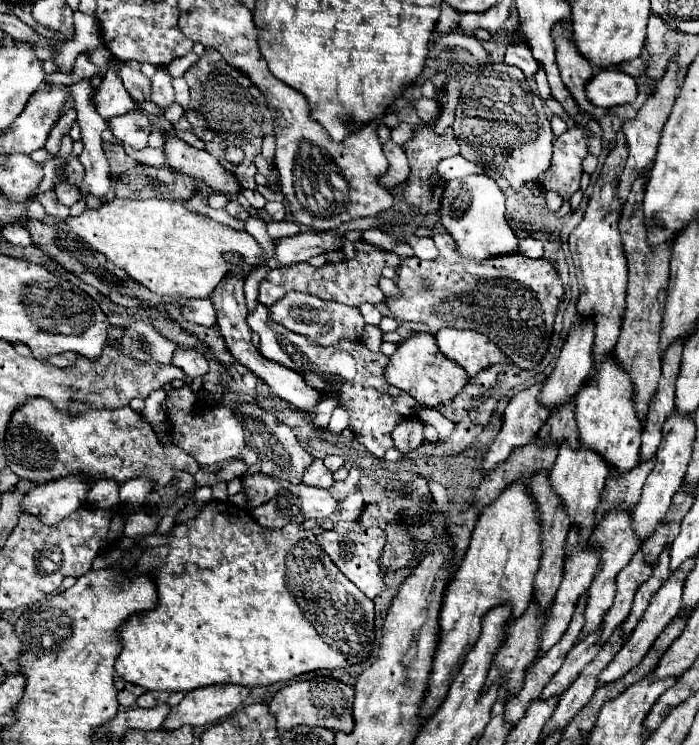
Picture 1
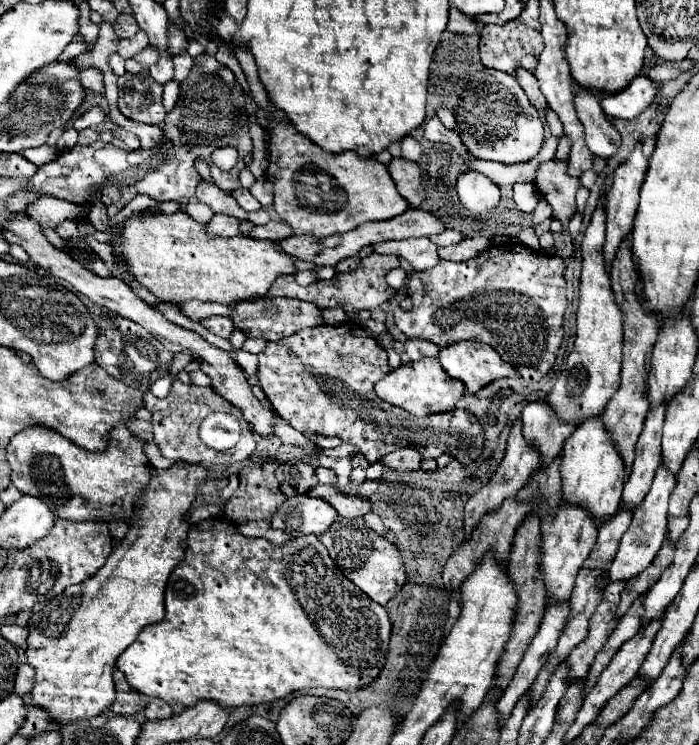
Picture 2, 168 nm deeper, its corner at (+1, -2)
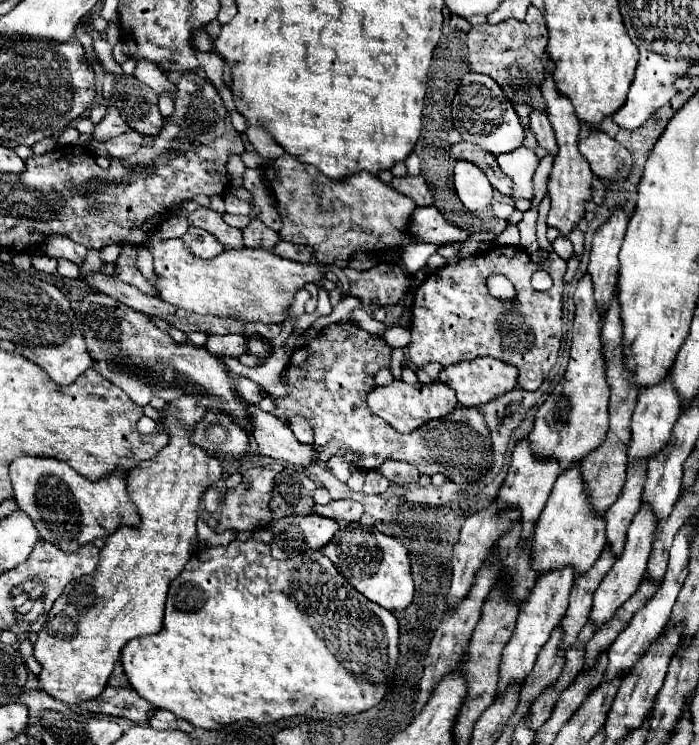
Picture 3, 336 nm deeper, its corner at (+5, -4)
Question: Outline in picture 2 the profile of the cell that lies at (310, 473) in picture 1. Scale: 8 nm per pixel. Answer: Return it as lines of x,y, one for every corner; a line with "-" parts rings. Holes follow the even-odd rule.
317,485
315,489
309,491
309,495
311,495
311,497
319,497
319,499
331,503
331,507
335,507
341,517
351,517
351,519
355,519
355,517
363,517
365,513
371,511
369,499
359,497
359,495
341,493
341,491
335,489
335,487

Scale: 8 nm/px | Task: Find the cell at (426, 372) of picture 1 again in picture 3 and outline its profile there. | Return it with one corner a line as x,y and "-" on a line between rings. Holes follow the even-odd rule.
399,379
399,381
393,381
391,385
375,387
367,395
367,403
375,415
379,415
387,423
391,423
395,429
409,433
431,419
439,419
439,417
451,413
457,407
457,397
455,397
455,391
447,383
441,383
441,381
429,383
429,385
421,385
421,383
409,385

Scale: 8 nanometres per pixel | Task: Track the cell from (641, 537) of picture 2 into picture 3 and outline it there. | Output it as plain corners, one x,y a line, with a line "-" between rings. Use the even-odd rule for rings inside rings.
643,503
639,513
635,515
633,523
629,525
623,553
617,557
615,565
611,567
611,571
607,573
607,577
601,581
599,589
595,591
593,611
591,611
591,617
589,617
591,621
595,621
595,625
601,625
603,621
609,621
611,613
615,613
615,609
619,609
619,605
623,605
637,591
639,583
643,581
643,577
647,573
647,561
649,561
649,555
651,555
651,549
653,549
655,527
657,527
657,519
655,519
653,509
651,509
651,505

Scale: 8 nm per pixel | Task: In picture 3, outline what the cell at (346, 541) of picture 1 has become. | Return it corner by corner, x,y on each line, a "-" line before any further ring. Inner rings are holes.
341,525
321,553
327,555
339,573
343,573
343,577
369,601
391,611
411,605
415,587
409,571
409,553
395,537
389,537
373,527

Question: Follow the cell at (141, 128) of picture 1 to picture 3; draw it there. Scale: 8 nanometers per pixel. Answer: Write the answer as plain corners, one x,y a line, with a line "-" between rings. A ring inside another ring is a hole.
131,131
127,135
123,133
123,135
117,135
117,137
109,139
105,145
107,145
107,151
109,151
111,157
129,157
139,149
141,141
143,141
141,135

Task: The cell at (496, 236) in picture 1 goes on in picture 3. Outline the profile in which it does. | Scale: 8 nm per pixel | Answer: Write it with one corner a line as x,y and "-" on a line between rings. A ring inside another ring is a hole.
467,161
455,165
455,191
467,209
485,209
493,199
493,187
485,173

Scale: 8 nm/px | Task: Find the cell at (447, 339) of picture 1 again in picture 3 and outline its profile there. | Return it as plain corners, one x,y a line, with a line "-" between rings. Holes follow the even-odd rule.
475,357
469,361
459,361
457,365
449,365
439,373
439,381
451,385
457,393
457,401
465,407
477,407
487,403
511,389
517,387
517,369
491,357

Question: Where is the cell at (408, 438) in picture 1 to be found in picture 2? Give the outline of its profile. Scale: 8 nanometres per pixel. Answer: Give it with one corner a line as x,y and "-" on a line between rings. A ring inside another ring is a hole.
403,447
387,453
381,461
393,471
417,471
421,465
421,455
419,451
413,451
413,447

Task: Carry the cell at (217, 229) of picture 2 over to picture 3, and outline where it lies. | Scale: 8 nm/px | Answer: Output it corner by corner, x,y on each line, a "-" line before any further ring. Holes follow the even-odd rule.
189,227
189,231
181,237
183,241
187,241
187,247
191,249
191,253
195,253
197,257
215,257
223,251
223,245
205,229
201,227

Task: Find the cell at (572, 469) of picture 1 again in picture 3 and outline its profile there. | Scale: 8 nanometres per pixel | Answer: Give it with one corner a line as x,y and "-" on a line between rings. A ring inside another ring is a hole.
559,567
553,571
545,571
535,581
533,589
529,591
525,601
521,603
515,633
513,633
511,641
507,643
507,647
503,649
501,671
499,671
499,693
511,683
523,683
525,677
531,673
539,649
547,643
547,639
551,637
551,631
561,623
561,619
567,611
569,591
571,591
573,581
575,581
575,567
565,567
565,569

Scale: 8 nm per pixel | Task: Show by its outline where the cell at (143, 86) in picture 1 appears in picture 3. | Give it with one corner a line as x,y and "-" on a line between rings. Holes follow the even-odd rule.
123,75
115,81
113,105
119,109
123,121
127,121
137,133
159,133
163,115
157,107
157,95
149,85
135,79
135,75

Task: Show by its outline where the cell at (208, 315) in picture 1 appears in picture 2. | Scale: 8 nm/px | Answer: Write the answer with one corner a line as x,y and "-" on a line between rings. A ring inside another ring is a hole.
209,317
205,321
201,321
213,335
217,337
223,337
223,339
229,339
231,333
233,333
233,325
231,325
231,319
227,317

